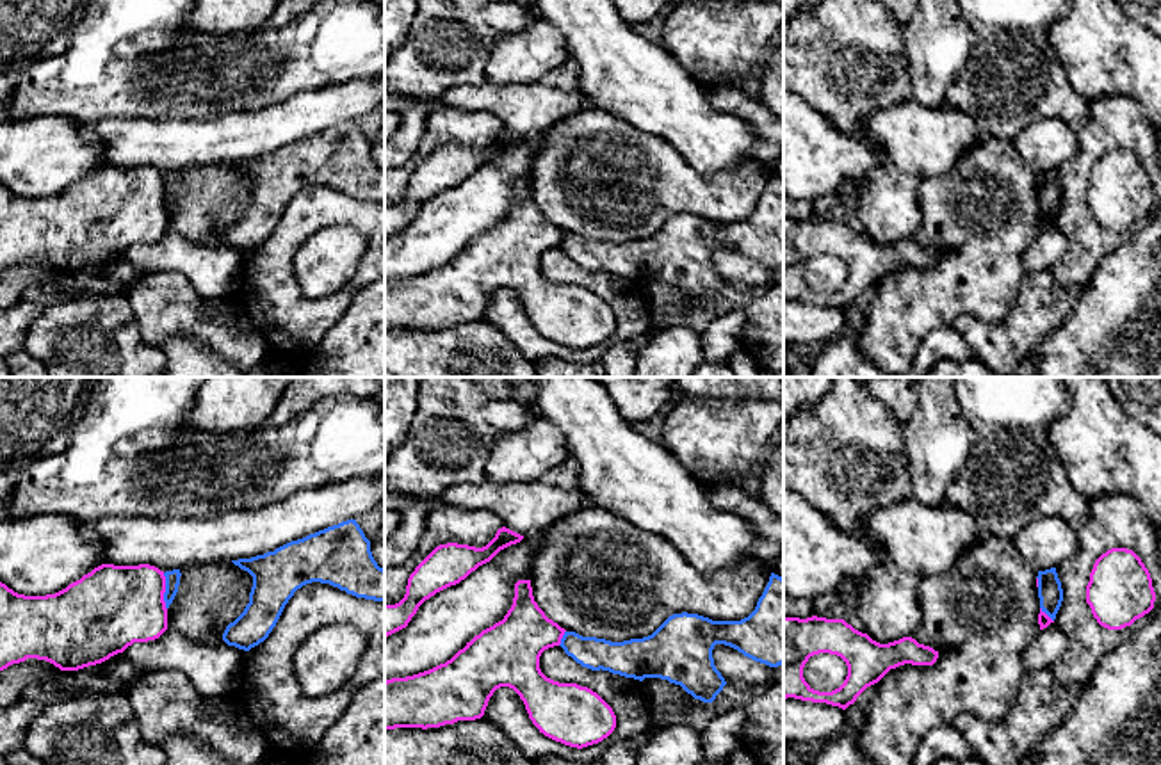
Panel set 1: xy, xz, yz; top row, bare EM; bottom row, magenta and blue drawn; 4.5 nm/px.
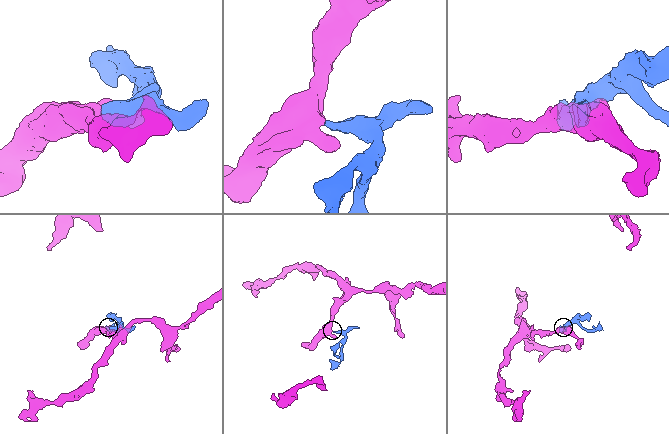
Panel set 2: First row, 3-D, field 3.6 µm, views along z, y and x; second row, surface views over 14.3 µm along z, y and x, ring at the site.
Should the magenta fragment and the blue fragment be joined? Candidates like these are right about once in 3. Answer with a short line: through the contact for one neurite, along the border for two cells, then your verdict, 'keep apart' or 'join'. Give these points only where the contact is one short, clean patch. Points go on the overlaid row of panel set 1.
line xy (162, 573), (166, 609); keep apart

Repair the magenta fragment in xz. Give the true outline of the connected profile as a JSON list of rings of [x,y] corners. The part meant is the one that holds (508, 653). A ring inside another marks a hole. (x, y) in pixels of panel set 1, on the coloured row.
[[[518,580],[502,621],[445,664],[385,681],[385,729],[481,719],[493,692],[509,687],[545,737],[577,749],[602,742],[616,728],[613,708],[591,688],[554,681],[540,669],[541,653],[559,646],[564,632],[534,601],[531,580]]]

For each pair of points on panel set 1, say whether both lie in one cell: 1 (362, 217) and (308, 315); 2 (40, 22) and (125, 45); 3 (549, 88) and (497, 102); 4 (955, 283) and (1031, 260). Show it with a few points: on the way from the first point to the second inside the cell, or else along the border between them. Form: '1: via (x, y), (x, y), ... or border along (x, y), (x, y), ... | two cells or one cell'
1: via (324, 214), (316, 214), (284, 246), (284, 278) | one cell
2: border along (82, 18), (81, 31), (70, 45), (45, 59) | two cells
3: via (536, 100), (510, 102) | one cell
4: border along (1040, 232), (1024, 251), (1024, 273) | two cells

